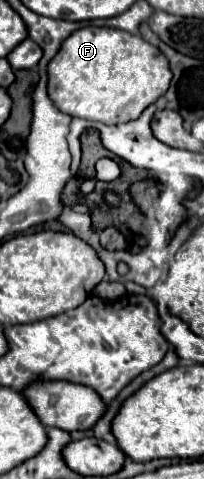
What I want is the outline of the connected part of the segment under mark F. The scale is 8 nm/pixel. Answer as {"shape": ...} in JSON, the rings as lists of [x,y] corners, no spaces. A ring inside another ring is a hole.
{"shape":[[[90,25],[66,37],[60,51],[48,63],[48,97],[70,117],[102,123],[126,123],[140,117],[150,103],[162,97],[170,79],[172,73],[166,57],[140,35]]]}

